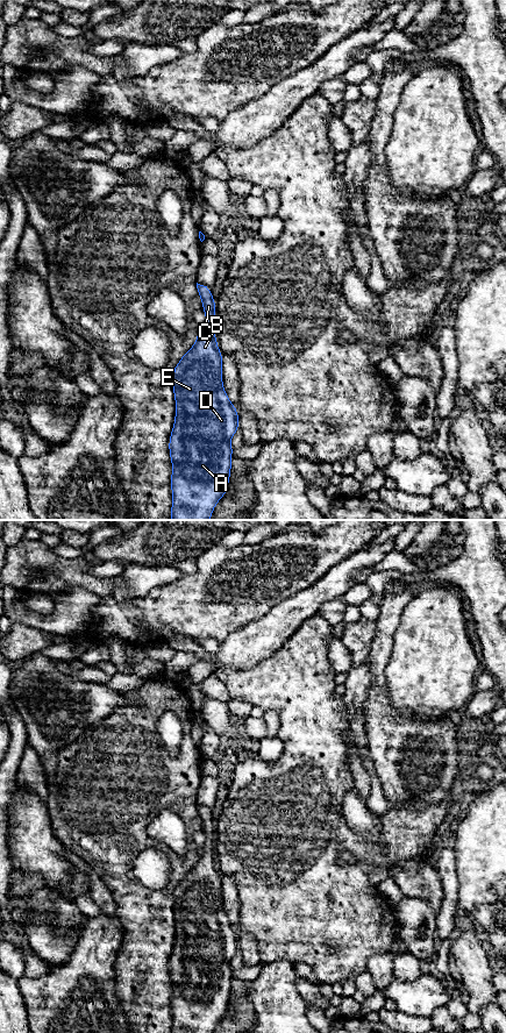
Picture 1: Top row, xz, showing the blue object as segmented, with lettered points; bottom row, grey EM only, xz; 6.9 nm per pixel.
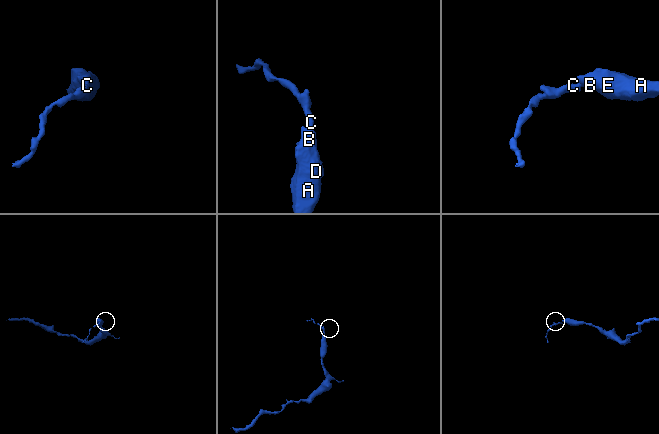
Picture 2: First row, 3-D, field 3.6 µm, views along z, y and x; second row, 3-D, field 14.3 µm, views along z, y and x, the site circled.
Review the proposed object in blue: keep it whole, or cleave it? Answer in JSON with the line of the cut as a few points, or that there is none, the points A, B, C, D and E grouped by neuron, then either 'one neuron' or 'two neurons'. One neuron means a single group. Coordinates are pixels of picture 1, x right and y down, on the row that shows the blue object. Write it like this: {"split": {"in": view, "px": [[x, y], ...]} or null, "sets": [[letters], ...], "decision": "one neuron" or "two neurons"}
{"split": null, "sets": [["A", "B", "C", "D", "E"]], "decision": "one neuron"}

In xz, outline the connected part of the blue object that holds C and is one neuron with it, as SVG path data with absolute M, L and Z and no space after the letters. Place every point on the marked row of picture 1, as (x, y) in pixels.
M197 283L197 288L207 321L202 329L197 330L194 345L173 369L176 418L169 442L172 462L172 520L211 519L213 508L228 489L234 450L230 439L238 432L237 409L228 399L222 383L222 354L216 343L213 325L215 300L207 286Z

